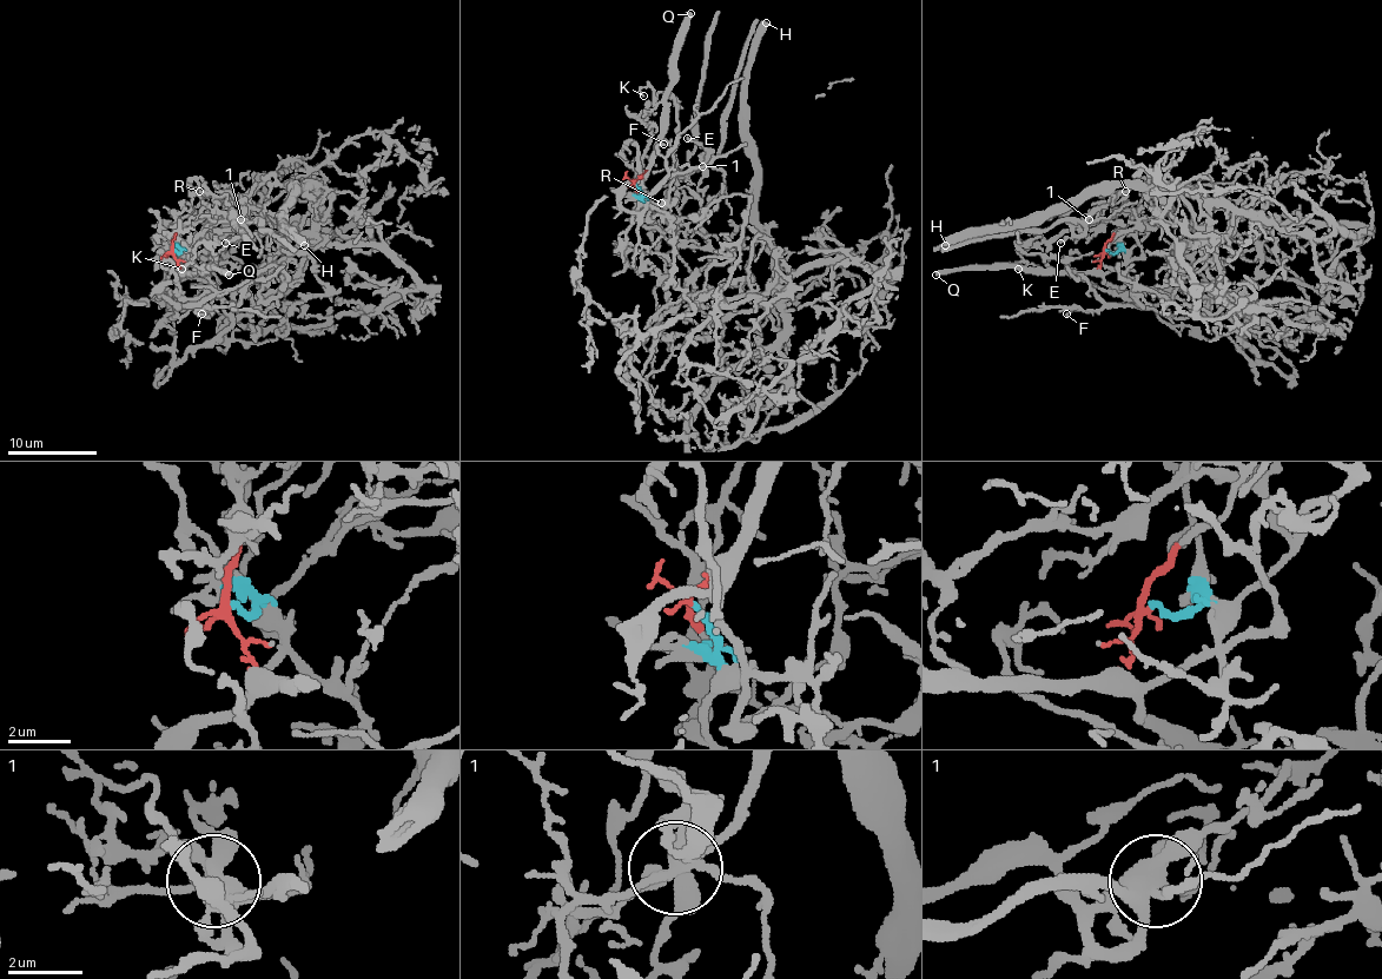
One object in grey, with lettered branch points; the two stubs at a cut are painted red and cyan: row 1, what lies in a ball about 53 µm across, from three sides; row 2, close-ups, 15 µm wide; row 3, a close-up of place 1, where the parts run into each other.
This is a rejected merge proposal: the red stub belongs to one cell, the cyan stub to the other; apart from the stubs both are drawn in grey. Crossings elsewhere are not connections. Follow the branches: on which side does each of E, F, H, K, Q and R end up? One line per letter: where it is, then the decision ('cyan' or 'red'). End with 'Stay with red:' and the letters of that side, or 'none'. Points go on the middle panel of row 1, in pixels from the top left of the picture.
E: place (687, 138); cyan
F: place (663, 144); red
H: place (766, 22); cyan
K: place (643, 96); red
Q: place (690, 13); red
R: place (661, 203); cyan
Stay with red: F, K, Q

